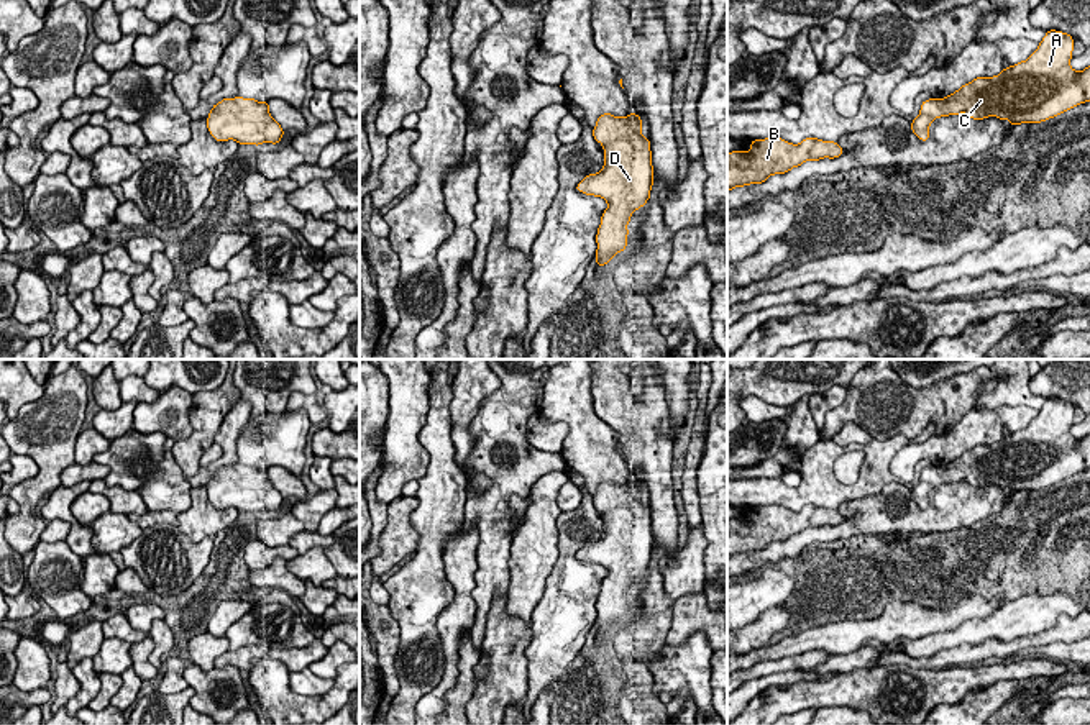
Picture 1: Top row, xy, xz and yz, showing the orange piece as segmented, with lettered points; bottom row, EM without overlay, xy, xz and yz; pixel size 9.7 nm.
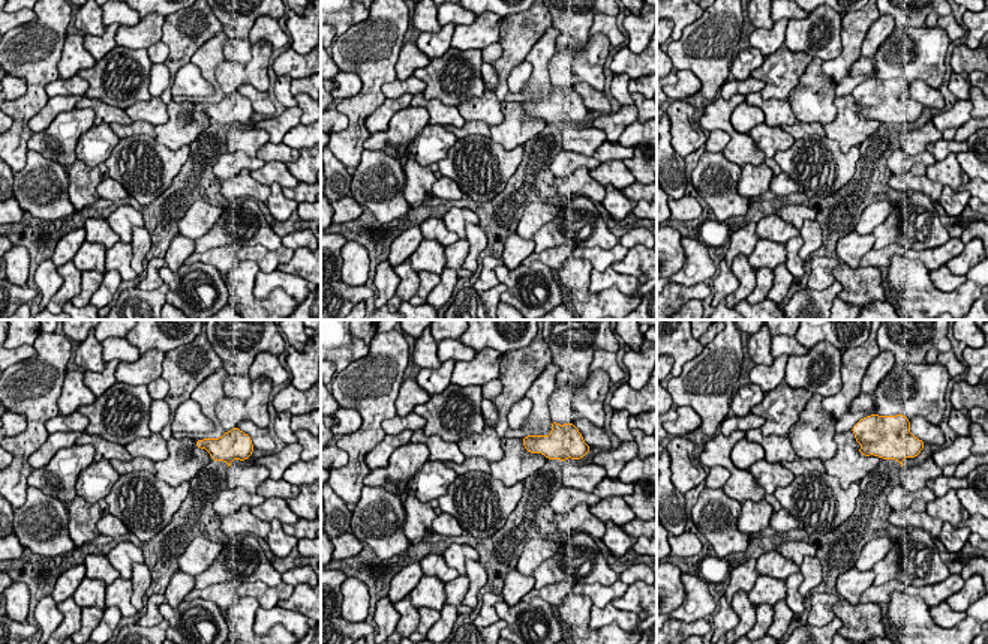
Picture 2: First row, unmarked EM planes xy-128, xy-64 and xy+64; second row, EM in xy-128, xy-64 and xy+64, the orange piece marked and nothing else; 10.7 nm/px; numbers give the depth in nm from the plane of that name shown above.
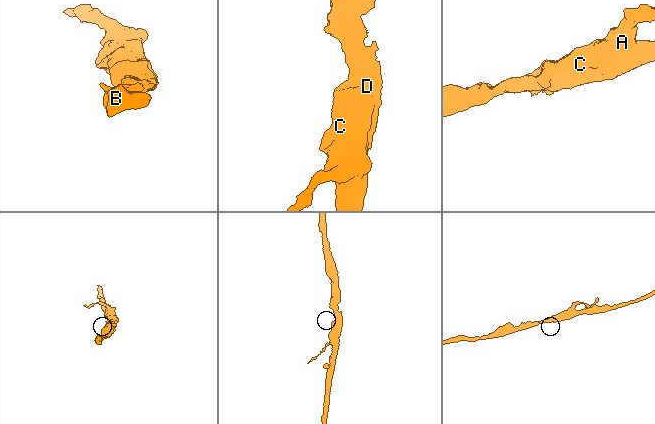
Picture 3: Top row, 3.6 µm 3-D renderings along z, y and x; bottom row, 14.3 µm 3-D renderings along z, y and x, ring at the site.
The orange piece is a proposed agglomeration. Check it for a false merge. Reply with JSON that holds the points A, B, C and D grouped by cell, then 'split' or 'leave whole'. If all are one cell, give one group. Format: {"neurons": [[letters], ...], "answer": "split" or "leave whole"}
{"neurons": [["A", "B", "C", "D"]], "answer": "leave whole"}

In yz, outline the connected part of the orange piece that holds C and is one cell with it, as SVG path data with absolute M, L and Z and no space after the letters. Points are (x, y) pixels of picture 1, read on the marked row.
M1049 30L1037 49L993 77L977 77L944 98L921 103L913 133L929 139L929 125L941 116L965 113L973 120L996 116L1011 125L1041 123L1090 102L1090 66L1074 71L1074 38Z

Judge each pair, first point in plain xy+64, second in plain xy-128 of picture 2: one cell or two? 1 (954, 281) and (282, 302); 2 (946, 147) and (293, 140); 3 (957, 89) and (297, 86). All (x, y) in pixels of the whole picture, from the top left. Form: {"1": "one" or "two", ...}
{"1": "two", "2": "two", "3": "two"}

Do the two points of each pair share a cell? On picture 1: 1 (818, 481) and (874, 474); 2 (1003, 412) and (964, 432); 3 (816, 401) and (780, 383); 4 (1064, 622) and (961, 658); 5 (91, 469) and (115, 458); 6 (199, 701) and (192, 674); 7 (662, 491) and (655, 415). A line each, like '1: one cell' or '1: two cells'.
1: one cell
2: one cell
3: two cells
4: one cell
5: two cells
6: one cell
7: one cell

